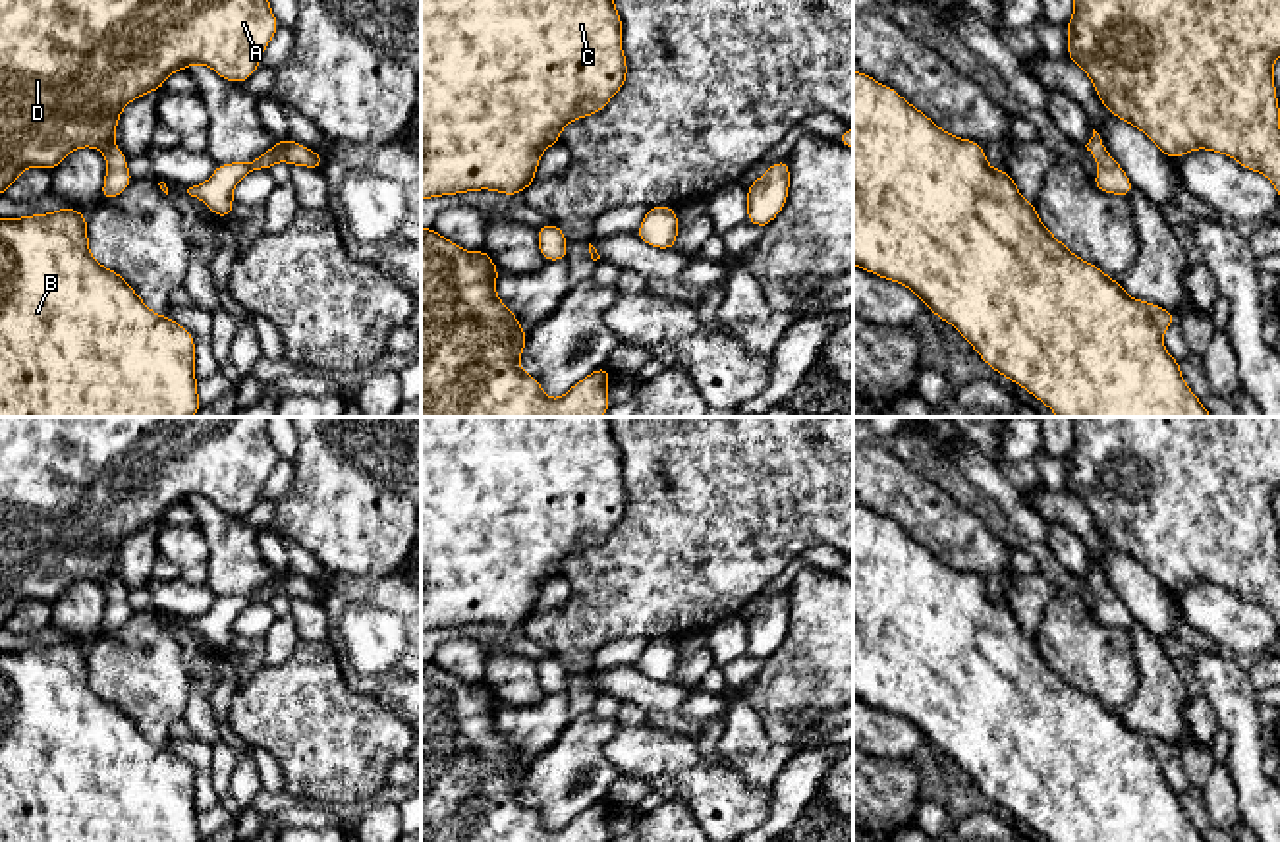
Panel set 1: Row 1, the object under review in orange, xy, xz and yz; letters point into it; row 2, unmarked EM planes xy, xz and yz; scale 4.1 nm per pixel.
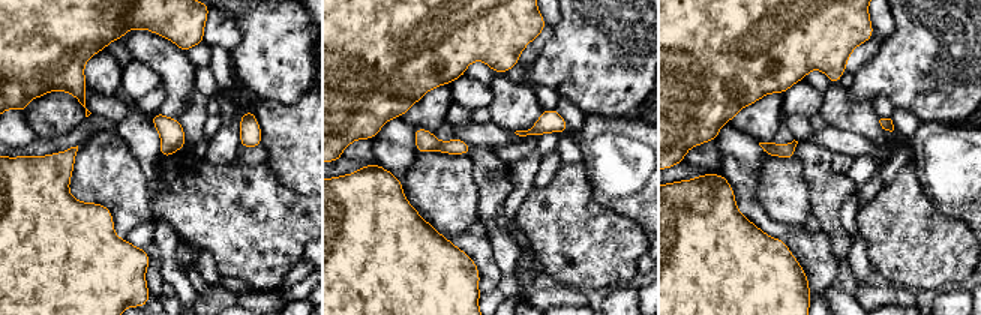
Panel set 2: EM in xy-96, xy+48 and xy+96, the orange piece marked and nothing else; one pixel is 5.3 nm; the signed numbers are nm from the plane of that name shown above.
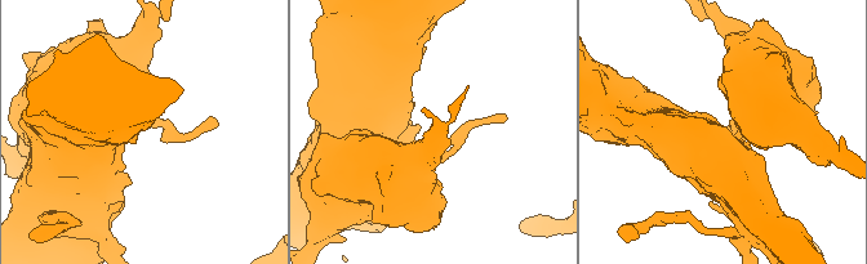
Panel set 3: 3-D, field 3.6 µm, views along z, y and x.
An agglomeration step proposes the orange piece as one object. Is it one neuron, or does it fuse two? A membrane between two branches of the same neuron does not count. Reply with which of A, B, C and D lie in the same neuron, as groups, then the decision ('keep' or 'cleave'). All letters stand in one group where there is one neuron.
A B C D; keep

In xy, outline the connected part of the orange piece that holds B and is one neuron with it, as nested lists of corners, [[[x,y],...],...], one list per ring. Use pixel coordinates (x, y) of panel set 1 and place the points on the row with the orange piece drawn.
[[[62,207],[48,214],[0,218],[0,417],[193,417],[201,406],[193,334],[168,315],[151,311],[122,274],[93,259],[81,210]]]

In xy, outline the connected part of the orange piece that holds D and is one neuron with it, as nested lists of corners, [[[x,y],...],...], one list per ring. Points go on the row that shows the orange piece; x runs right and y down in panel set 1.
[[[0,0],[0,195],[31,166],[54,172],[75,149],[93,147],[106,156],[106,178],[100,199],[120,197],[133,182],[127,156],[116,147],[114,131],[122,110],[137,97],[160,91],[166,77],[187,70],[191,64],[205,64],[228,83],[245,83],[259,68],[261,56],[280,29],[268,0]]]

